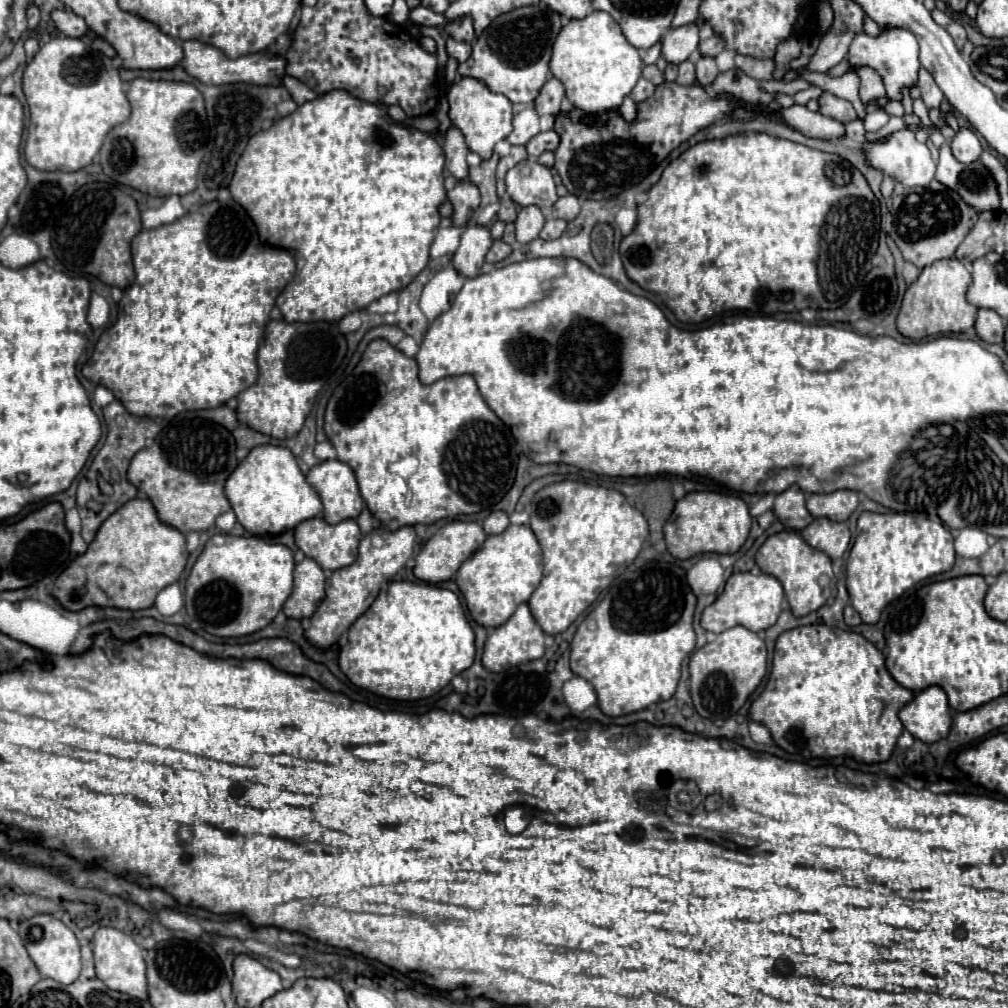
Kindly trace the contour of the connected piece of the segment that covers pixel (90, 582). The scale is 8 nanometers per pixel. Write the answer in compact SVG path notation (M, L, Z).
M134 498L126 502L114 516L110 516L102 528L98 530L96 538L88 546L88 550L70 562L70 566L56 578L52 588L52 598L58 602L62 610L80 612L88 606L110 606L110 608L124 608L124 610L144 610L154 606L156 594L166 588L168 584L178 582L184 566L188 560L186 540L176 528L166 526L158 520L156 510L148 498Z

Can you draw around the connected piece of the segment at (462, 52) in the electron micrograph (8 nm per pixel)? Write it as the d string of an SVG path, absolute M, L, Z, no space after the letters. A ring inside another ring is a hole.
M448 38L446 40L446 52L448 52L448 56L450 58L456 58L458 62L464 62L468 56L470 56L470 44L466 44L466 42L458 42L458 40L454 40L454 38Z

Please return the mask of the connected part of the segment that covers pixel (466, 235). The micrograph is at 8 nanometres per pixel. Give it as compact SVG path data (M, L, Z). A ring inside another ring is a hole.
M474 222L468 224L460 236L460 246L452 258L454 268L466 278L478 276L484 264L484 256L490 250L492 242L494 240L488 226L474 224Z

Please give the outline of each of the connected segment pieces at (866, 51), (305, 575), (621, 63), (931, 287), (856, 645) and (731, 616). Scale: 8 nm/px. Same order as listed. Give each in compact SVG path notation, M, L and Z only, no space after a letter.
M882 28L878 36L868 36L868 34L858 34L848 50L846 56L848 64L852 70L862 68L862 66L870 66L874 68L886 86L888 98L892 100L900 100L906 108L906 114L912 114L912 100L908 96L908 88L912 84L916 84L918 78L918 70L920 70L920 62L918 62L918 42L914 38L914 34L910 34L904 28Z
M304 558L294 568L294 590L282 612L288 618L310 618L324 598L326 576L312 558Z
M594 10L582 20L570 20L554 40L550 58L552 74L564 84L566 98L582 112L606 112L618 108L642 76L642 58L624 38L620 26L606 12Z
M946 258L946 260L938 260L930 266L926 266L918 280L914 284L908 286L906 294L904 294L904 300L902 300L902 306L900 306L900 312L898 312L898 318L896 318L896 328L902 336L910 338L910 340L922 340L926 336L934 336L934 334L960 334L960 332L966 332L968 328L972 326L976 329L976 320L978 320L978 310L990 310L990 309L978 309L972 304L966 302L966 290L972 282L972 276L970 276L970 270L966 268L966 264L962 264L960 260L954 260L954 258Z
M812 624L812 626L800 626L800 628L794 628L794 630L786 630L778 636L776 640L776 648L774 648L774 660L772 660L772 672L770 672L770 678L768 678L768 684L764 688L764 692L752 702L750 706L750 720L752 722L760 722L764 724L770 734L772 734L772 740L782 748L786 750L788 754L802 754L802 758L836 758L836 756L848 756L848 758L854 758L858 762L864 762L864 764L876 764L876 762L886 762L896 746L896 740L898 736L902 734L904 726L898 718L898 712L904 704L908 704L910 700L914 698L914 694L910 690L906 690L904 686L900 686L892 676L890 672L886 670L884 666L884 656L882 652L872 644L868 642L864 636L856 634L856 632L846 632L846 630L840 630L840 628L830 628L826 624Z
M738 572L728 578L726 588L716 598L716 602L704 608L700 624L704 630L714 634L720 634L734 626L744 626L744 628L750 628L752 632L762 632L776 624L782 612L782 600L784 600L784 590L774 576L768 576L768 574L754 576L750 572Z

